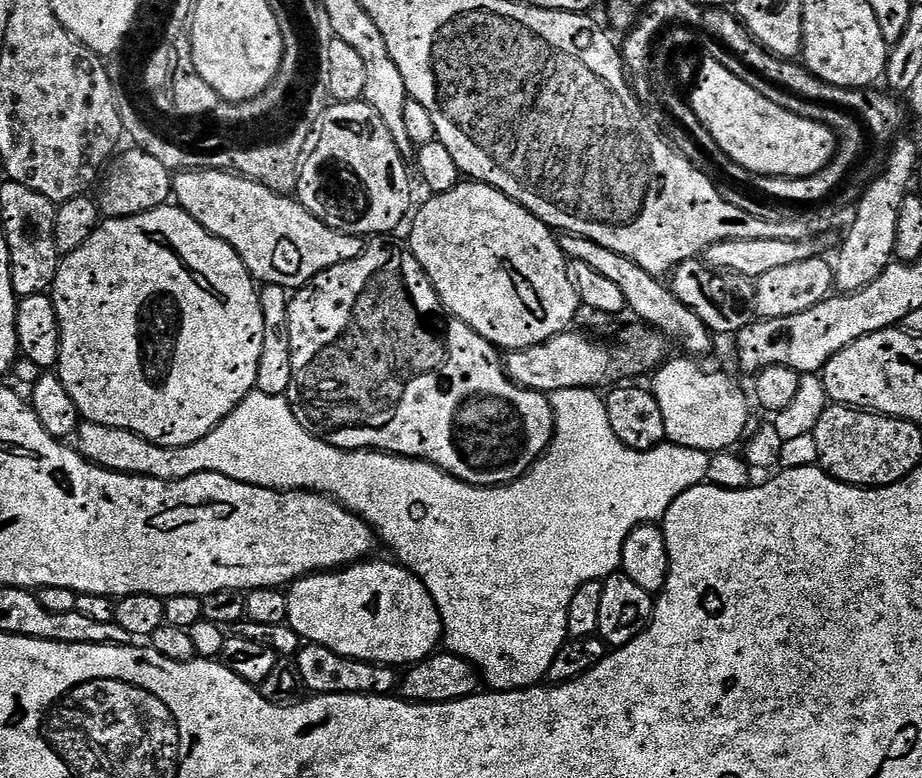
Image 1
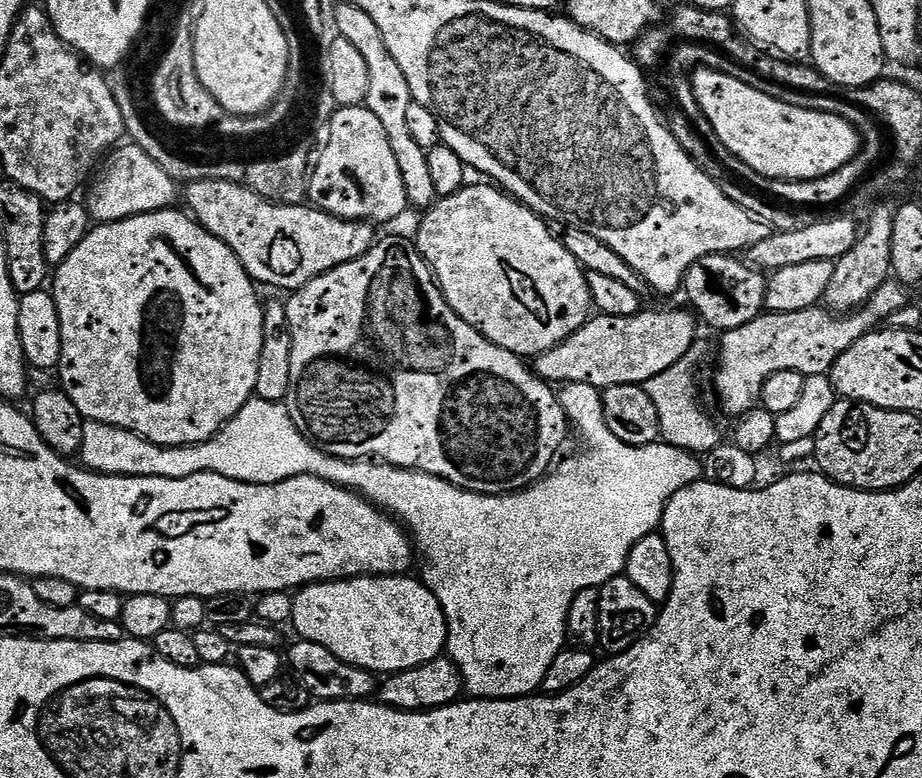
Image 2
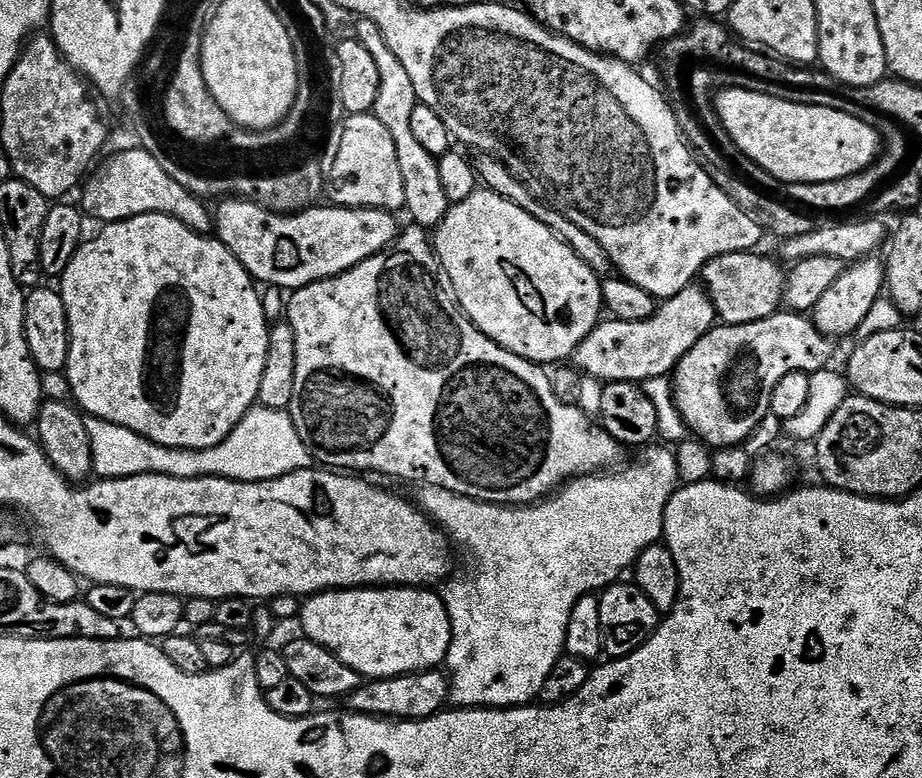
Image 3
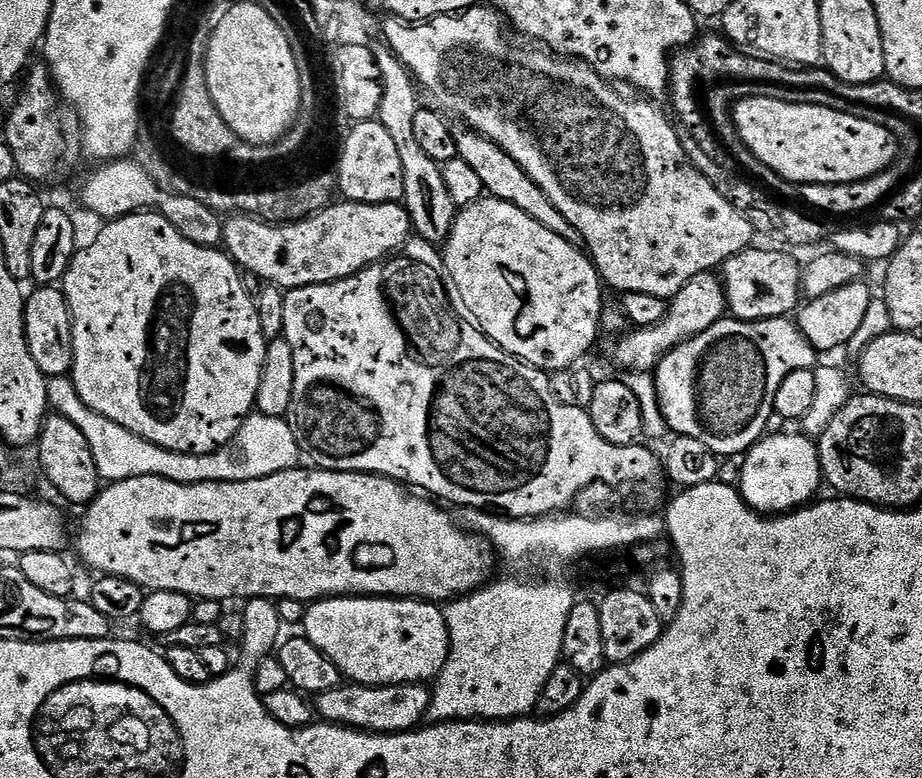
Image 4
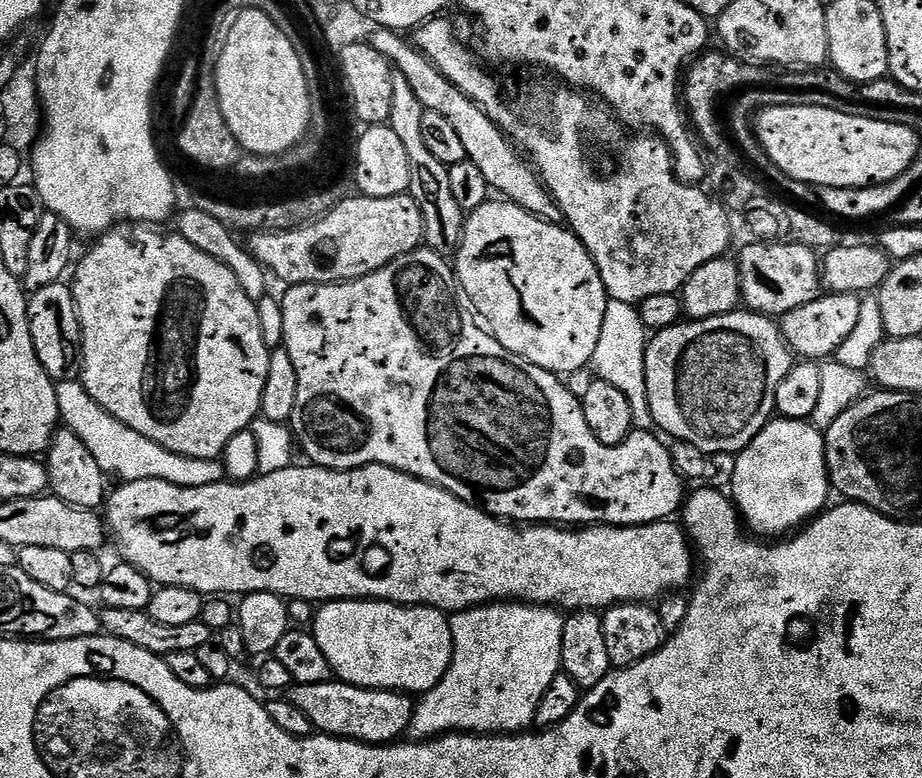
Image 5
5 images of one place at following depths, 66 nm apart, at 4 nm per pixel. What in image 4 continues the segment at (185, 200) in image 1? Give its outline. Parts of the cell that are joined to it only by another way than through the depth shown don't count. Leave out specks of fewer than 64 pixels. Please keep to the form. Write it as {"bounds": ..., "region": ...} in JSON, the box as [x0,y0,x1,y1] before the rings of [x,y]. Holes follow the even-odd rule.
{"bounds":[223,202,414,290],"region":[[[333,202],[316,216],[308,220],[299,220],[297,224],[269,224],[267,220],[257,220],[255,216],[232,214],[223,221],[223,226],[223,247],[237,265],[242,266],[245,273],[253,272],[258,279],[269,280],[270,283],[284,288],[283,290],[345,280],[347,276],[361,272],[371,264],[379,264],[381,260],[403,249],[414,232],[408,210],[400,202],[394,204]]]}

